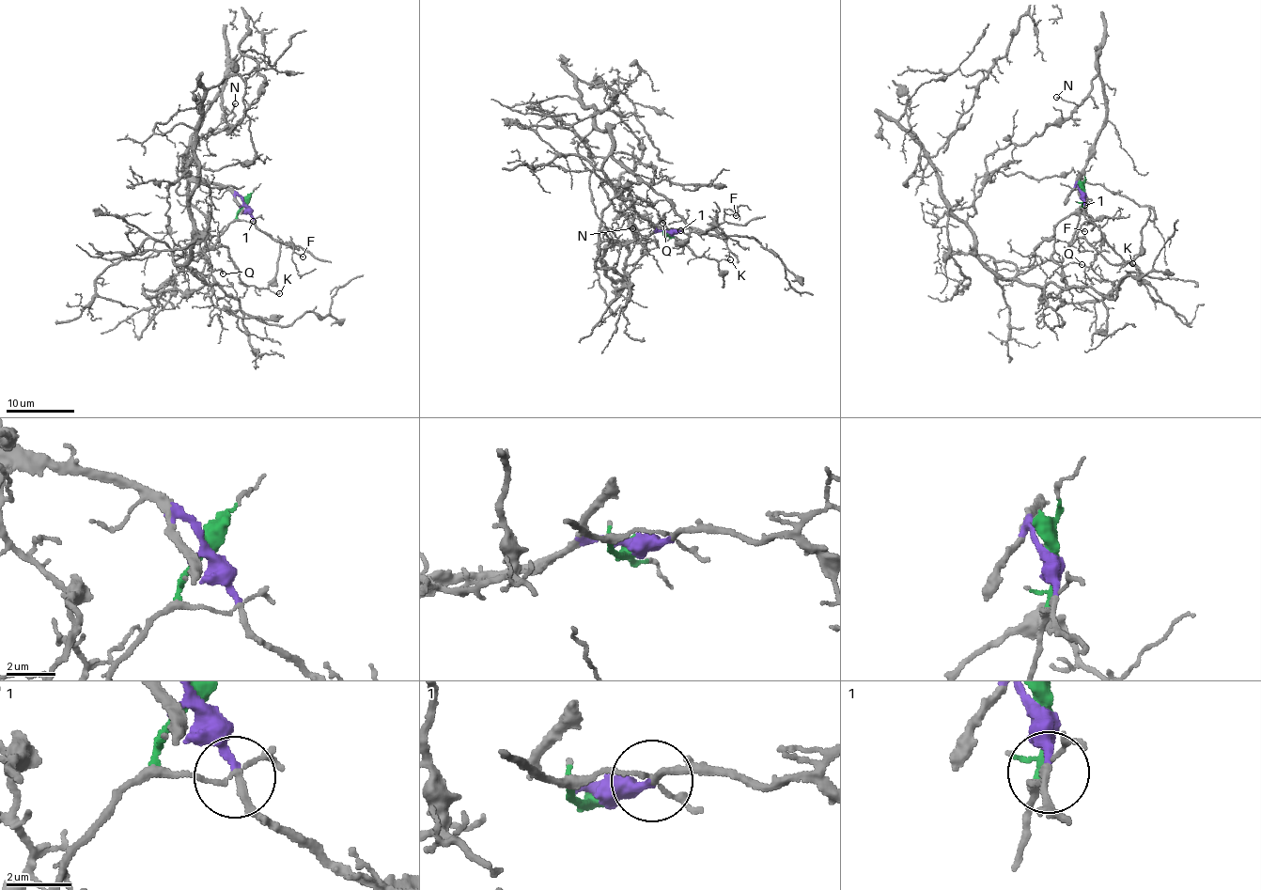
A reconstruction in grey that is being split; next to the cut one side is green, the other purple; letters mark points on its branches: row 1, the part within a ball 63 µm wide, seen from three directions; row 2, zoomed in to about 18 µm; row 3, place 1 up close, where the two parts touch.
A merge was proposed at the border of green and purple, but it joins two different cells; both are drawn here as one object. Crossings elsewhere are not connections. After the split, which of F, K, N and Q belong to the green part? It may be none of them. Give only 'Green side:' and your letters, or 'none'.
Green side: K

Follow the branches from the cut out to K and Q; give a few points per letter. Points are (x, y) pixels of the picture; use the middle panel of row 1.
K: (669, 233), (649, 225), (655, 224), (696, 256), (730, 259)
Q: (669, 233), (609, 241), (617, 244), (635, 239), (634, 206), (630, 205), (638, 199), (651, 205), (663, 224)

